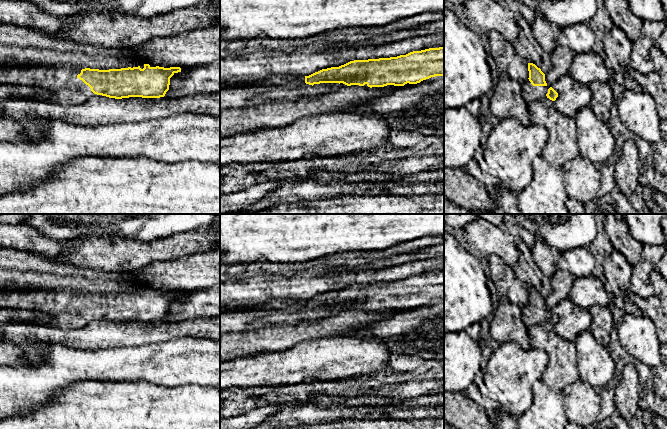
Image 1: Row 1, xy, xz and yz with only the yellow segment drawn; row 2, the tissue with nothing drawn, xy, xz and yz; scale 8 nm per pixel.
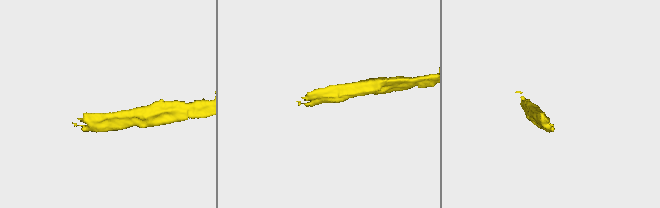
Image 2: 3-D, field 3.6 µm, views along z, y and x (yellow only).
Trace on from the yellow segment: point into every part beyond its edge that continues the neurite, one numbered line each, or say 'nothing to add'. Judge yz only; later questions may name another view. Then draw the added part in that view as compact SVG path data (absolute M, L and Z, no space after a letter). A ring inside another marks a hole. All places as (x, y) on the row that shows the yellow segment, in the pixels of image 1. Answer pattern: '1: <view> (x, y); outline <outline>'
1: yz (530, 93); outline M529 79L521 85L522 95L527 103L547 98L546 94L548 93L548 89L551 87L548 84L546 86L533 86Z

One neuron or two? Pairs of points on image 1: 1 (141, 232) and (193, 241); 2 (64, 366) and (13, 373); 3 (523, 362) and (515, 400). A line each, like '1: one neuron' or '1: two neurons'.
1: two neurons
2: one neuron
3: one neuron

